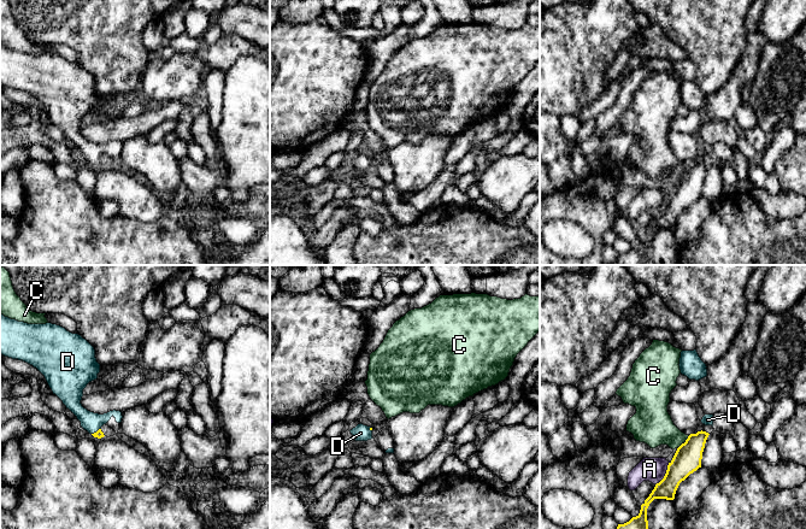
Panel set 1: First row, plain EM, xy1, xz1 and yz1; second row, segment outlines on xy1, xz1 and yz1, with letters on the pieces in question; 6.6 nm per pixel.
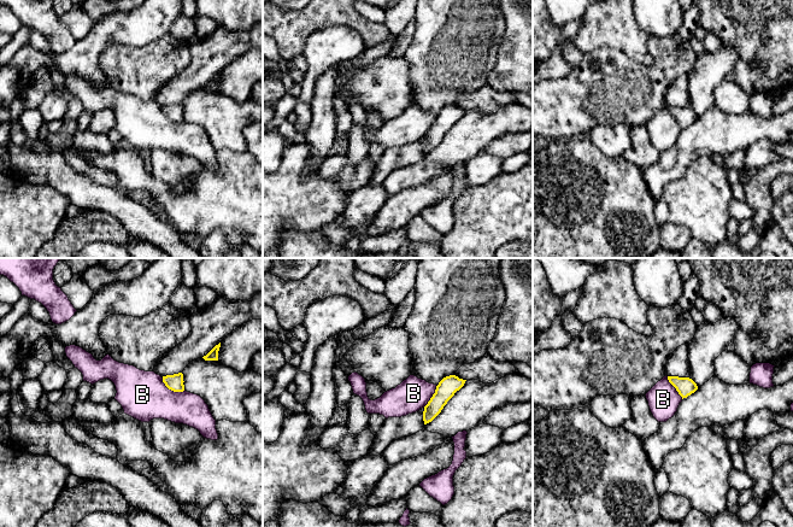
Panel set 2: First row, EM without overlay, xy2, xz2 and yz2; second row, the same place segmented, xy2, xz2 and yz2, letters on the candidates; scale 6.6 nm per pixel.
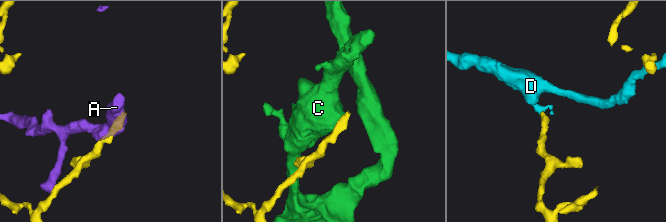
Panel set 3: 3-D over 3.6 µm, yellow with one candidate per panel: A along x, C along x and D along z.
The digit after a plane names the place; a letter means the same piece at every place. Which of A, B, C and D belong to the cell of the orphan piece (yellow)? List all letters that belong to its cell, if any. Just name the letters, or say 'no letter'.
D

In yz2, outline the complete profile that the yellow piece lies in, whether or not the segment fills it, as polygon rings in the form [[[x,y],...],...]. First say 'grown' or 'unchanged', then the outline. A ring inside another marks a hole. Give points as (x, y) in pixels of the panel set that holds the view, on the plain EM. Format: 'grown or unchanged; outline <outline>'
unchanged; outline [[[668,106],[668,110],[676,118],[682,129],[698,119],[697,113],[689,107]]]

